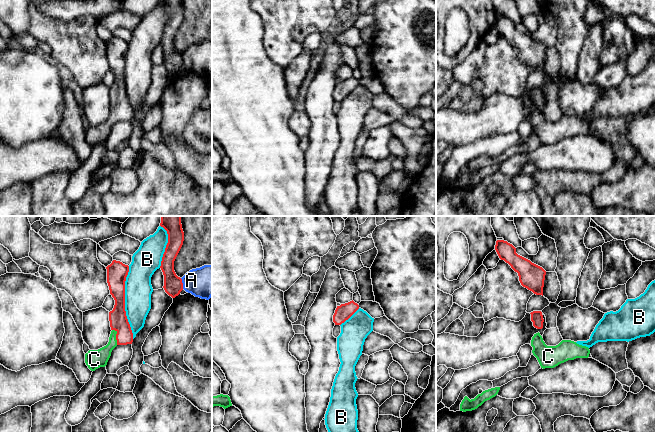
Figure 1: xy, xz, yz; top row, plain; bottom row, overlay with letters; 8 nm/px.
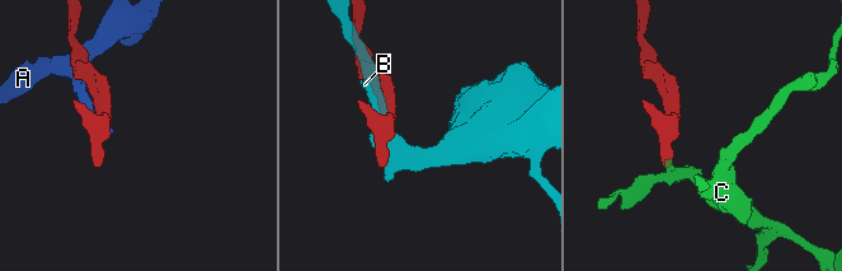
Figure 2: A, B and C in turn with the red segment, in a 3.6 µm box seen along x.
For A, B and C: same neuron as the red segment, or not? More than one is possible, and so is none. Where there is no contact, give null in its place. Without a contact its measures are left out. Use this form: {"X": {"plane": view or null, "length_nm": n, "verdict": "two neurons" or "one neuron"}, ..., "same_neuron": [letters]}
{"A": {"plane": "xy", "length_nm": 90, "verdict": "two neurons"}, "B": {"plane": "xy", "length_nm": 600, "verdict": "two neurons"}, "C": {"plane": "xy", "length_nm": 130, "verdict": "one neuron"}, "same_neuron": ["C"]}

